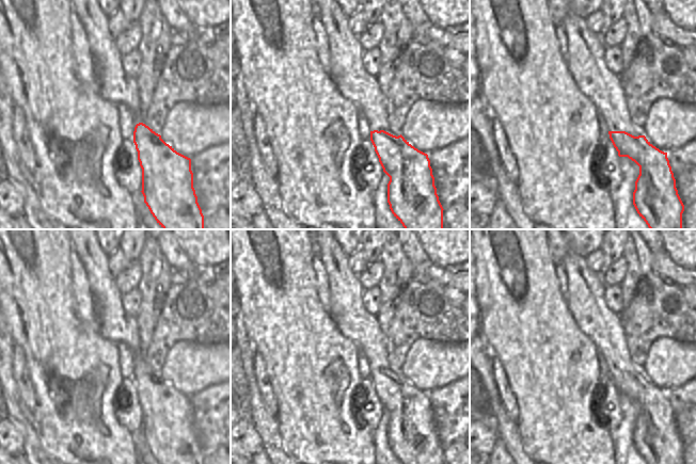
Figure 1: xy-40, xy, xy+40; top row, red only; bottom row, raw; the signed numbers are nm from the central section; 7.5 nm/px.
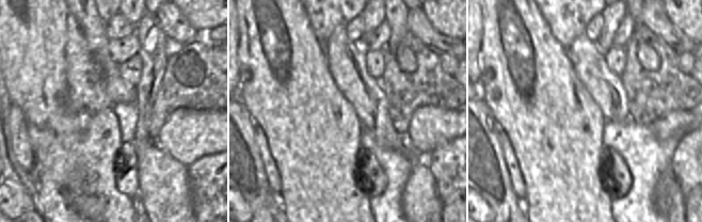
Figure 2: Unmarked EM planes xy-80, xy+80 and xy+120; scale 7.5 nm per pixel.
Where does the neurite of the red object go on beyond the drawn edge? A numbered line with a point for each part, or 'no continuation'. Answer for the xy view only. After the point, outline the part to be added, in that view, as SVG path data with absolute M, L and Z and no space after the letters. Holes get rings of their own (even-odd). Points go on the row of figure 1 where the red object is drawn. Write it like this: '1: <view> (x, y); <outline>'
1: xy (354, 83); M312 0L315 9L315 16L318 16L328 36L328 43L330 45L330 77L334 81L336 87L341 94L354 103L359 111L366 117L370 131L384 130L393 135L398 137L397 133L393 132L387 124L387 98L381 92L377 78L371 76L363 66L362 58L364 51L358 41L358 37L349 30L347 26L347 17L338 6L336 0Z

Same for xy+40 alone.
1: xy+40 (585, 50); M568 16L563 21L567 34L567 66L580 92L585 95L603 117L607 131L626 131L634 137L644 135L644 127L636 127L629 117L627 98L620 76L613 74L603 60L605 47L601 37L588 30L586 18Z

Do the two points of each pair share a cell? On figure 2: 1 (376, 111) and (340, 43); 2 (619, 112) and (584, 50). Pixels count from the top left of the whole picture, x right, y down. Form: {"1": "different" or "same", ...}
{"1": "same", "2": "same"}

